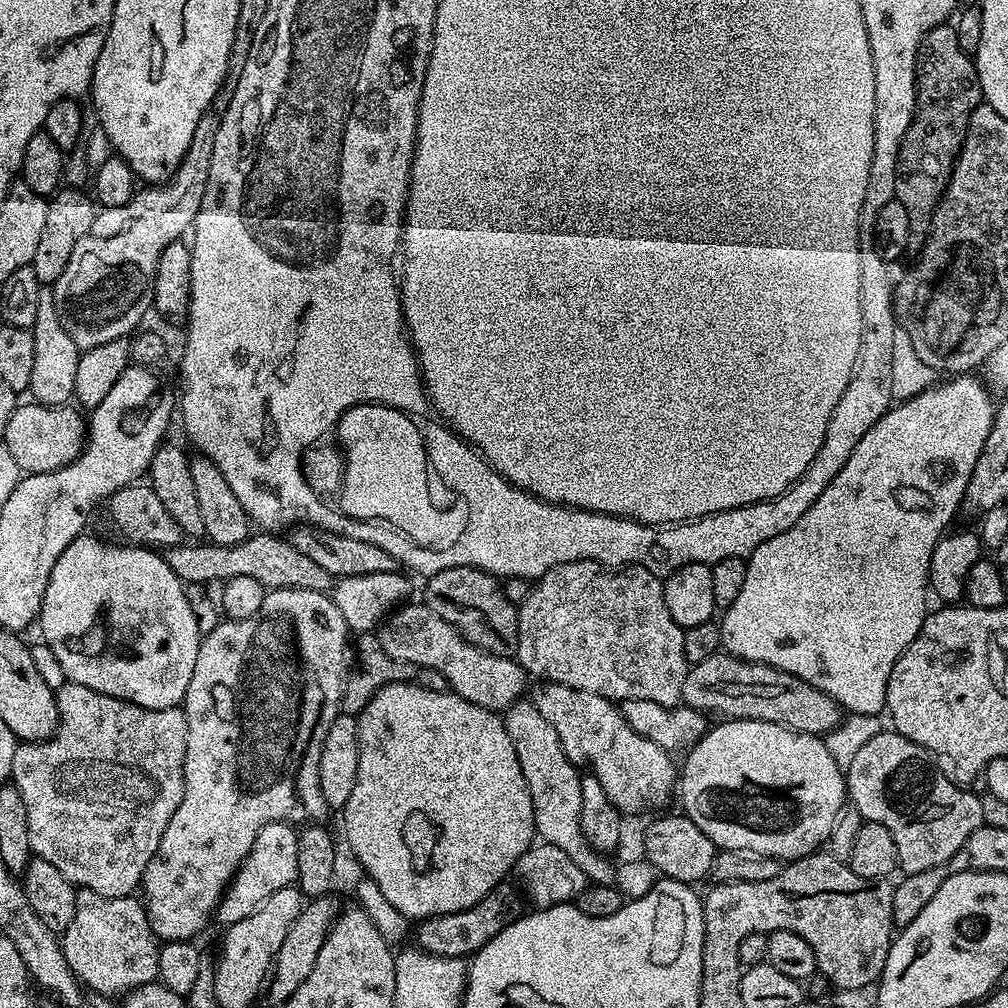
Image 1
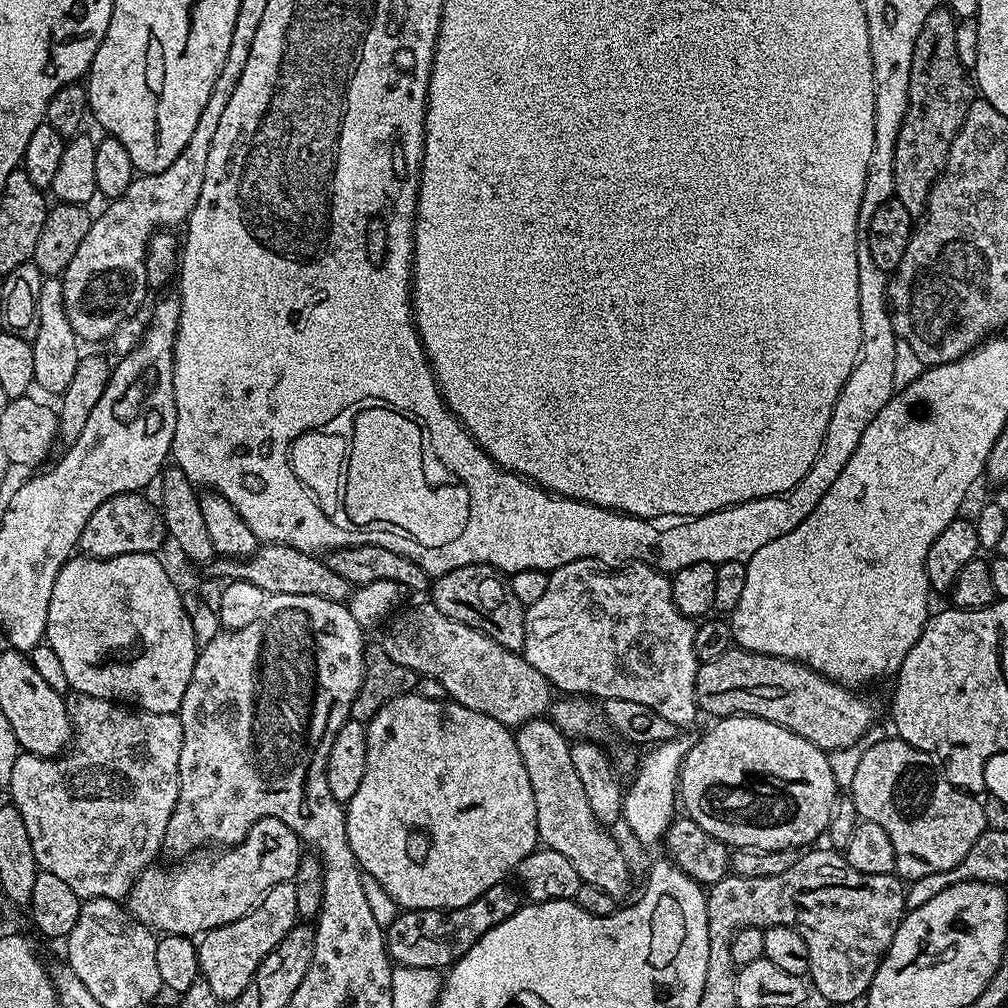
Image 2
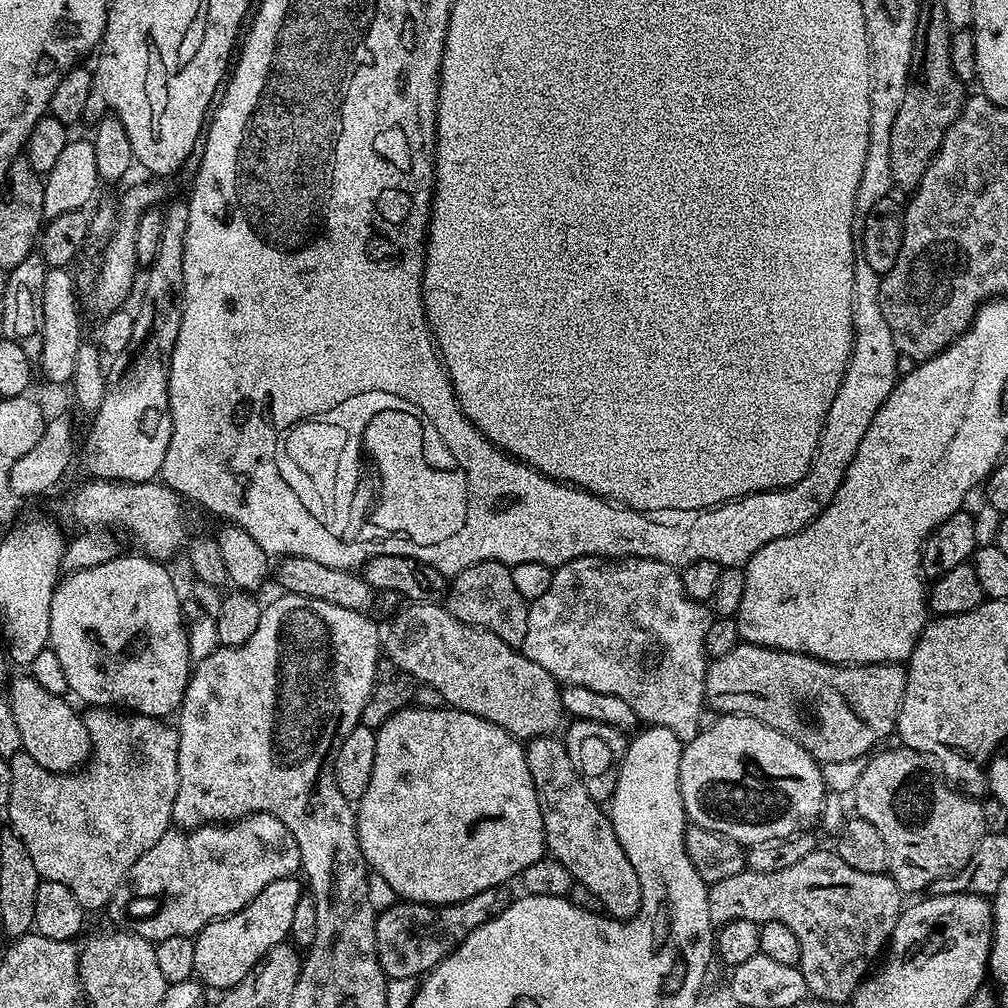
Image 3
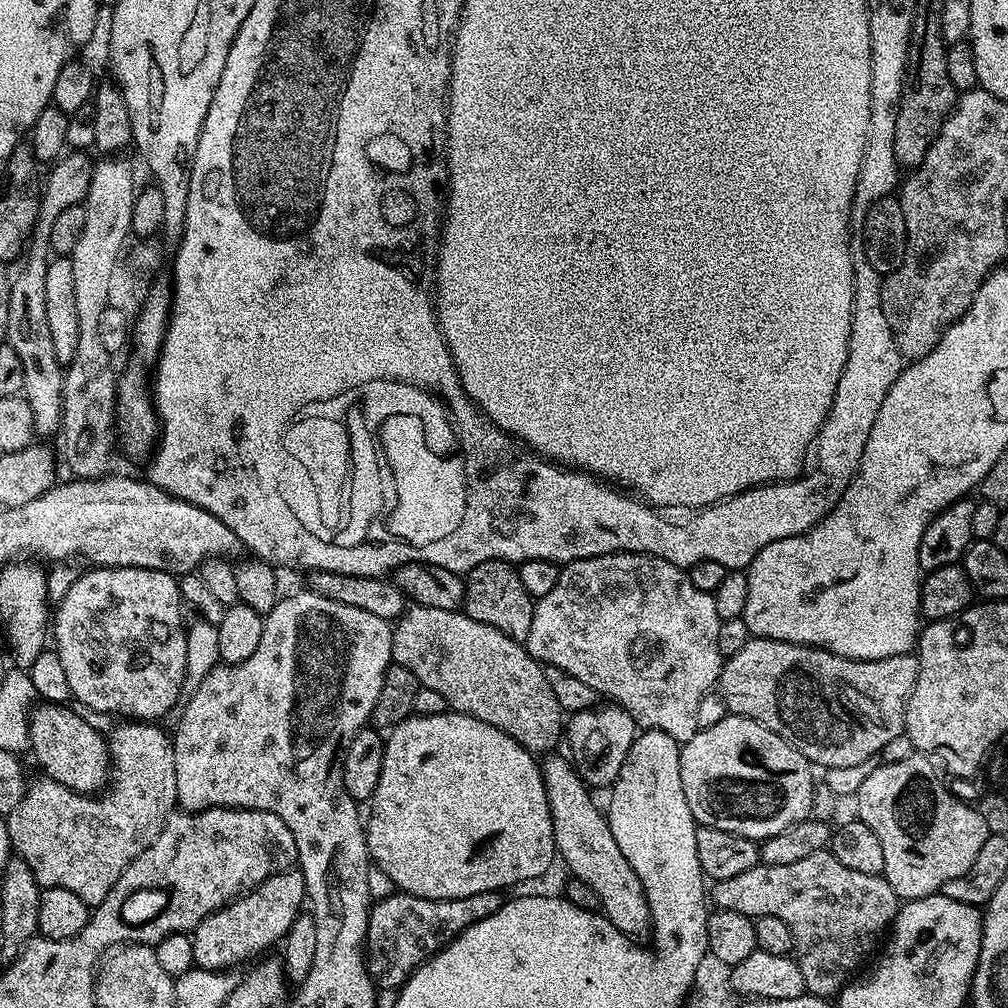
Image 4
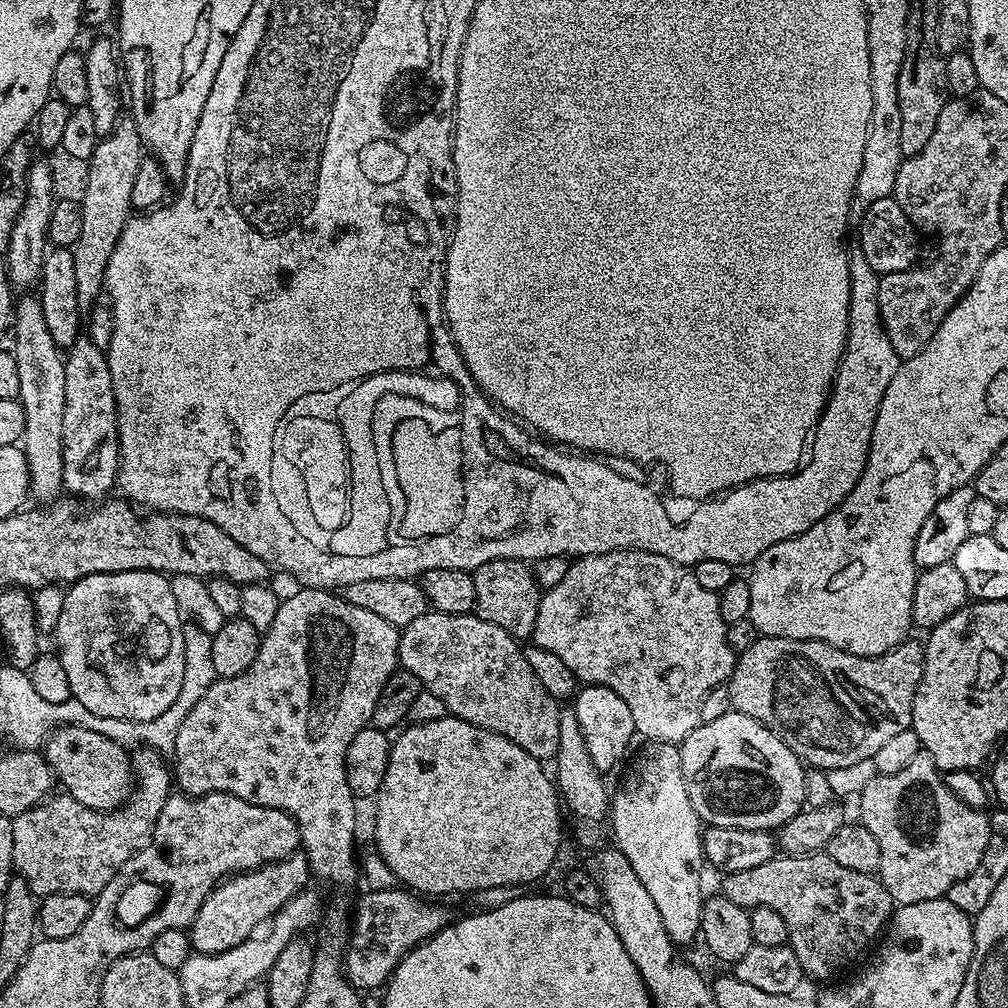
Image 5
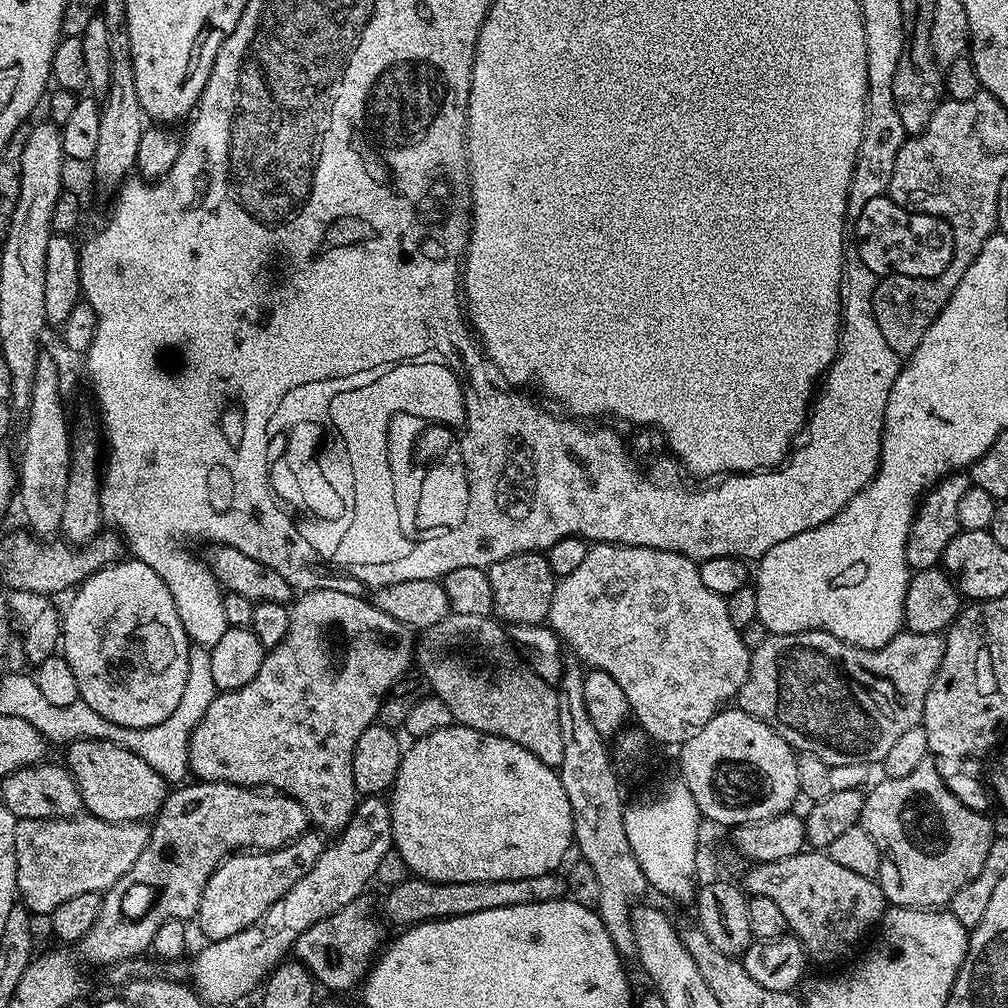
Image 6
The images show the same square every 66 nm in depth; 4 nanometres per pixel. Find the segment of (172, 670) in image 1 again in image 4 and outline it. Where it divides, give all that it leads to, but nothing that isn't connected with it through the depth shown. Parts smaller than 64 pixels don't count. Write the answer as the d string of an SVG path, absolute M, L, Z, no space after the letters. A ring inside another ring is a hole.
M98 568L85 571L70 586L70 591L62 602L54 608L54 651L62 658L62 666L66 670L66 679L70 681L71 699L77 705L89 708L95 712L107 712L112 718L131 718L136 722L156 722L159 716L164 716L176 703L179 705L184 692L184 677L186 676L186 620L180 617L182 605L182 588L176 585L177 577L170 572L146 570L145 568Z

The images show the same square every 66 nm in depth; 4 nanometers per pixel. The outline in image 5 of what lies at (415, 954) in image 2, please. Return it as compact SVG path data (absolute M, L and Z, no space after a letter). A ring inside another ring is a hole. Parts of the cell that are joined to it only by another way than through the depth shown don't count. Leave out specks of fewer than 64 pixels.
M400 886L390 890L365 891L363 895L356 904L356 913L350 916L350 931L343 958L344 975L358 990L380 990L391 980L402 958L447 928L452 917L449 910L440 905L443 903L422 899Z

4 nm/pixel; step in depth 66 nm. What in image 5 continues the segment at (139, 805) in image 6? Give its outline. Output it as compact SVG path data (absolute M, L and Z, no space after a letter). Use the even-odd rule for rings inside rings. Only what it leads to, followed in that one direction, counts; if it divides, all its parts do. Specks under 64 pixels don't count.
M62 724L48 737L42 748L45 762L52 767L52 775L67 795L90 810L112 812L123 806L134 791L134 773L129 749L118 742L86 730L86 726Z

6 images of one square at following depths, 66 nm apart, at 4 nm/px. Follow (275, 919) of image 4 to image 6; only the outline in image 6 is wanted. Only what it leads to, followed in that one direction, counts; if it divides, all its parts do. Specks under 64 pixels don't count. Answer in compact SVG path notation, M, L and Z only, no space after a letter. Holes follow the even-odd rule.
M309 830L281 848L245 850L224 859L214 870L210 882L206 882L200 908L194 917L195 923L200 923L203 939L211 942L230 938L230 934L238 934L263 920L266 910L270 910L290 886L296 885L305 874L310 874L325 847L325 837L319 831Z

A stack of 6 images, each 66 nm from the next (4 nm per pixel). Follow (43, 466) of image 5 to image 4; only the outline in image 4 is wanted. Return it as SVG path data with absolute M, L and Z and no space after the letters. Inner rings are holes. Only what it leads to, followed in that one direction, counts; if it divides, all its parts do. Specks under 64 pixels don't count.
M74 150L53 163L53 168L45 177L39 202L39 216L29 236L24 252L24 266L18 276L13 277L10 292L10 306L7 310L6 343L17 351L22 363L22 395L30 406L33 433L35 435L55 435L60 429L61 402L64 393L63 365L57 360L54 342L50 337L50 326L46 317L46 270L52 258L50 246L51 227L62 211L84 201L89 190L91 159L88 154Z

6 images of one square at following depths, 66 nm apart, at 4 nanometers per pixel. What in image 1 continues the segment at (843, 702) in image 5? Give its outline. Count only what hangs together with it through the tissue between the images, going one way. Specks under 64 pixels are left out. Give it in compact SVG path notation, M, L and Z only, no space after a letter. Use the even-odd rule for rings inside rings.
M723 650L706 658L706 662L689 667L686 682L682 682L680 698L687 707L705 714L720 711L724 718L774 722L783 728L811 736L823 737L833 732L842 719L840 705L822 690L810 686L810 682L769 664L739 660Z

